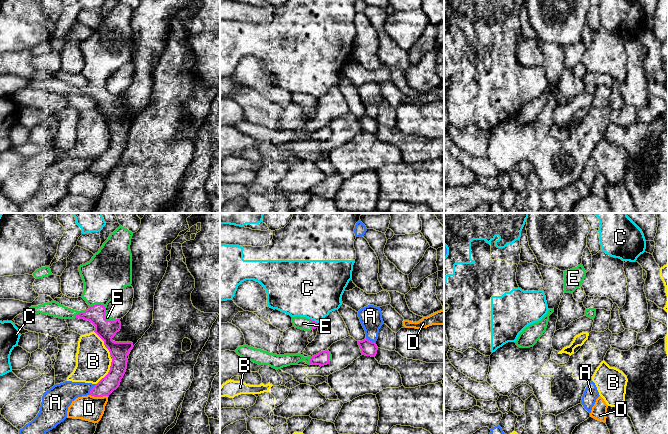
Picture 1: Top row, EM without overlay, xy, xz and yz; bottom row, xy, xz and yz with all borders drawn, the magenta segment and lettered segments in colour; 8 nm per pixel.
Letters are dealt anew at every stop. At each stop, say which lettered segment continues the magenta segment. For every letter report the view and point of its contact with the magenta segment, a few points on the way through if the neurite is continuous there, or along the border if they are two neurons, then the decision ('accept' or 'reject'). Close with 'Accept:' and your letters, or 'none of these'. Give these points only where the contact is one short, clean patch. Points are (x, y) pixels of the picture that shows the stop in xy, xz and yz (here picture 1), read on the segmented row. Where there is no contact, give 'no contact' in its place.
A: contact xy (91, 389); reject
B: contact xy (108, 372); reject
C: contact xz (313, 320); reject
D: contact xy (99, 396); border xy (89, 394), (108, 396); reject
E: contact xy (98, 304); accept
Accept: E

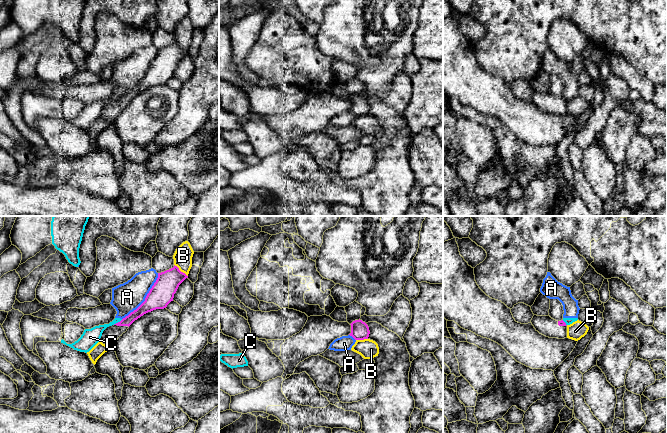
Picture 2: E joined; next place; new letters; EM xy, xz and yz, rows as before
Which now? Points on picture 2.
A: contact xy (145, 298); reject
B: contact xy (180, 271); reject
C: contact xy (118, 322); border xy (122, 319), (113, 324); reject
Accept: none of these

